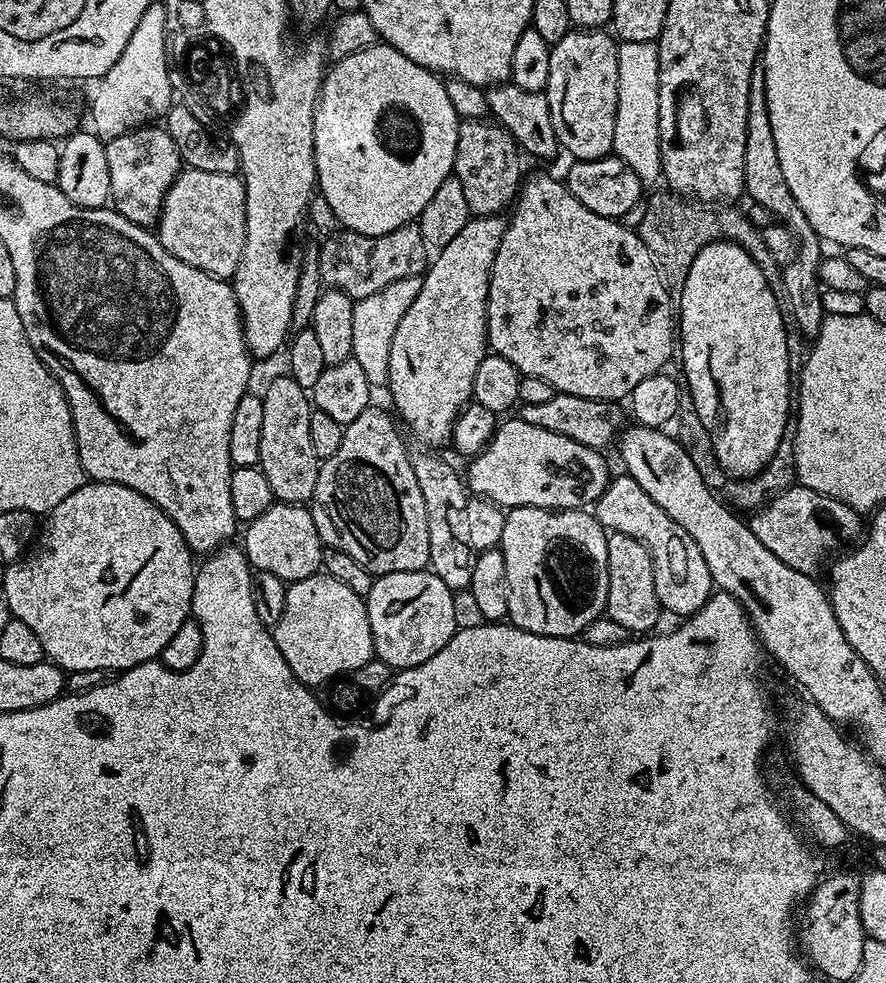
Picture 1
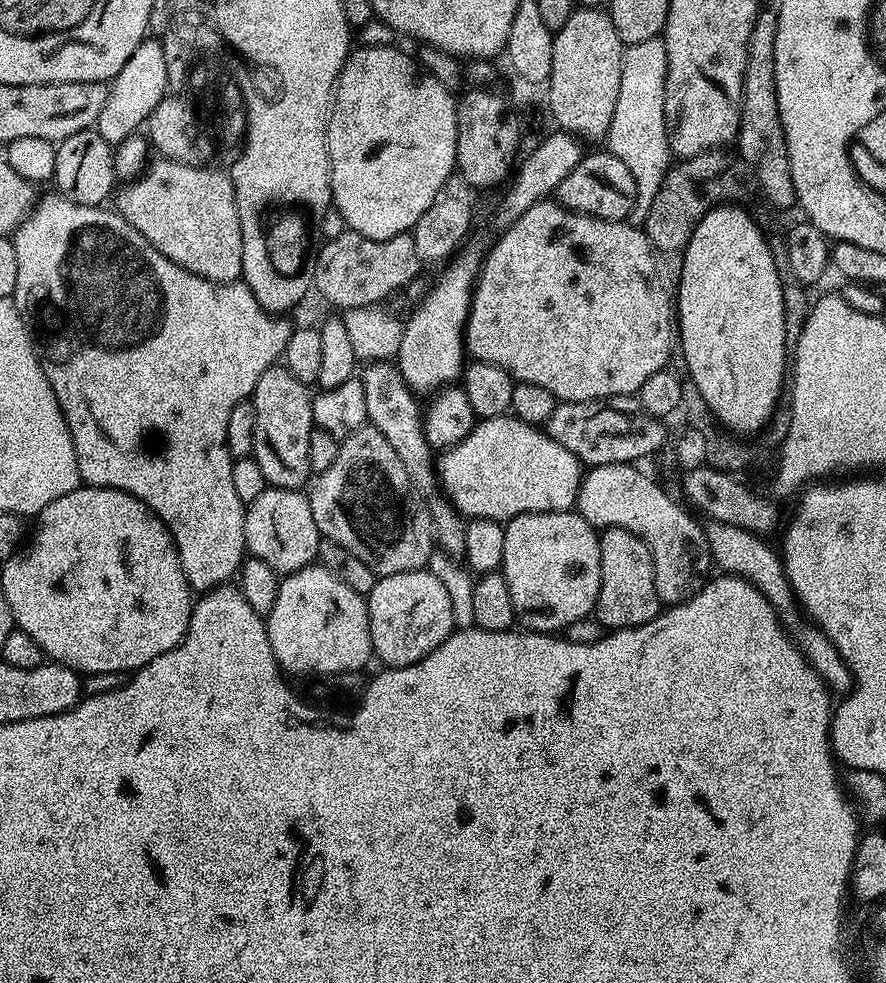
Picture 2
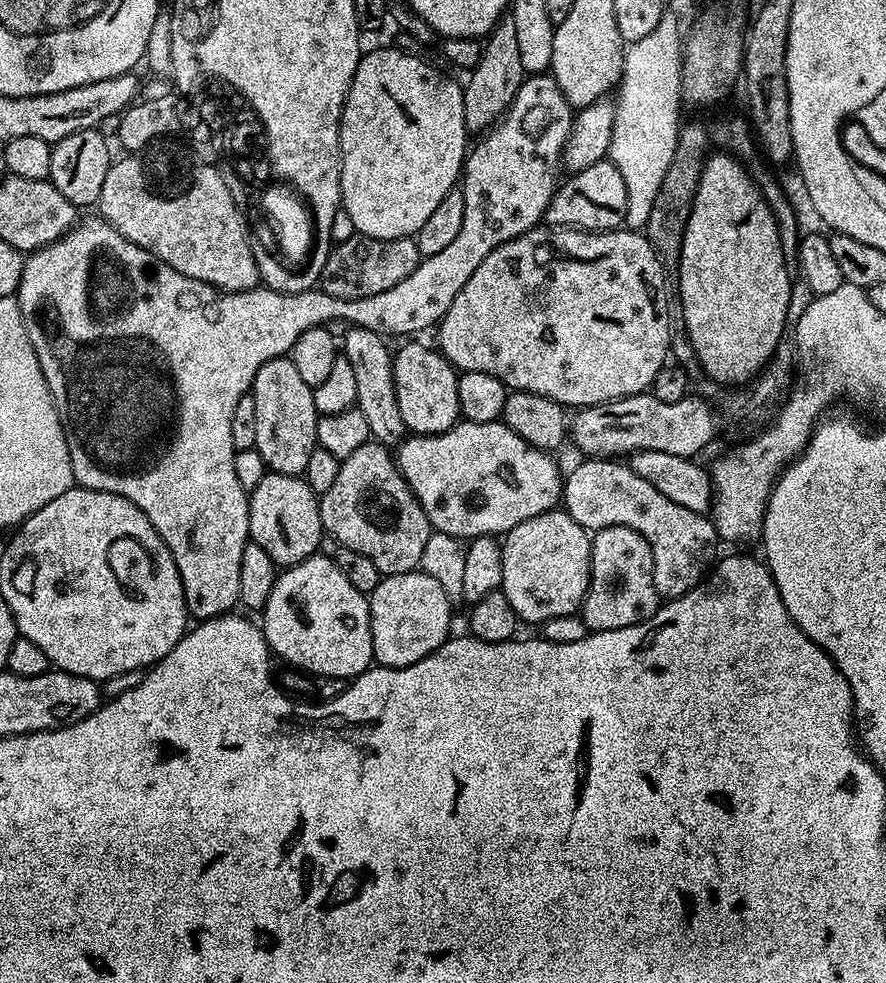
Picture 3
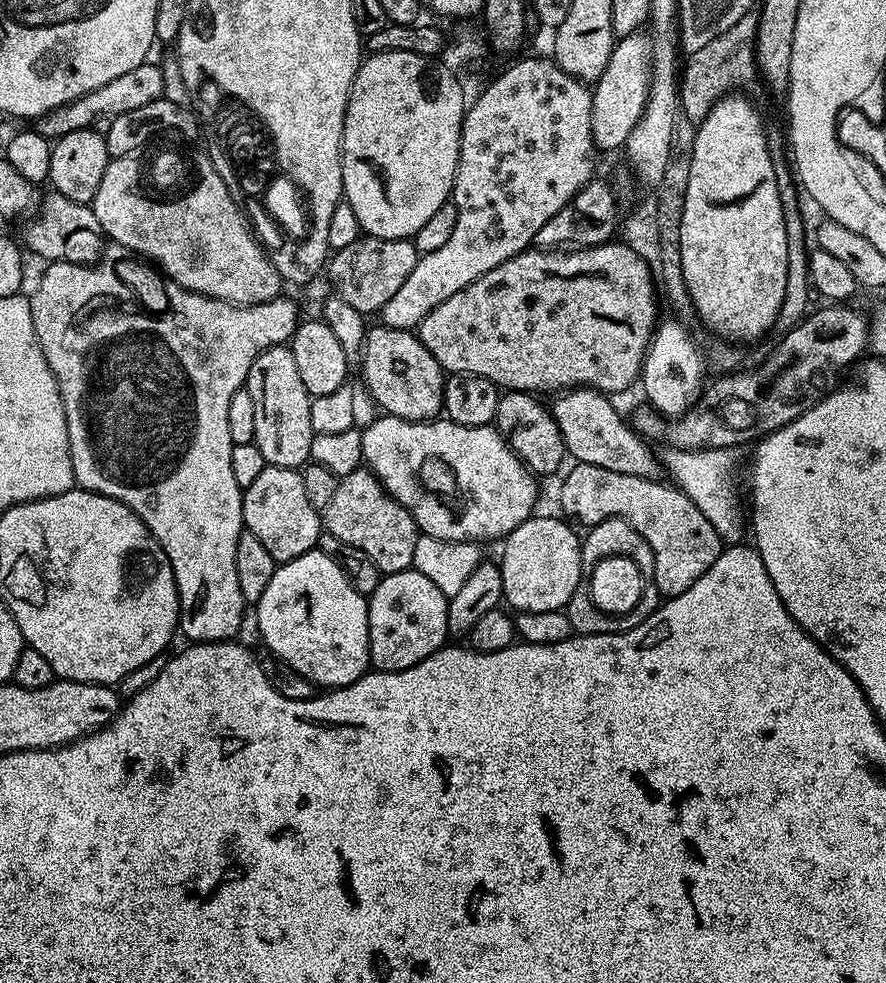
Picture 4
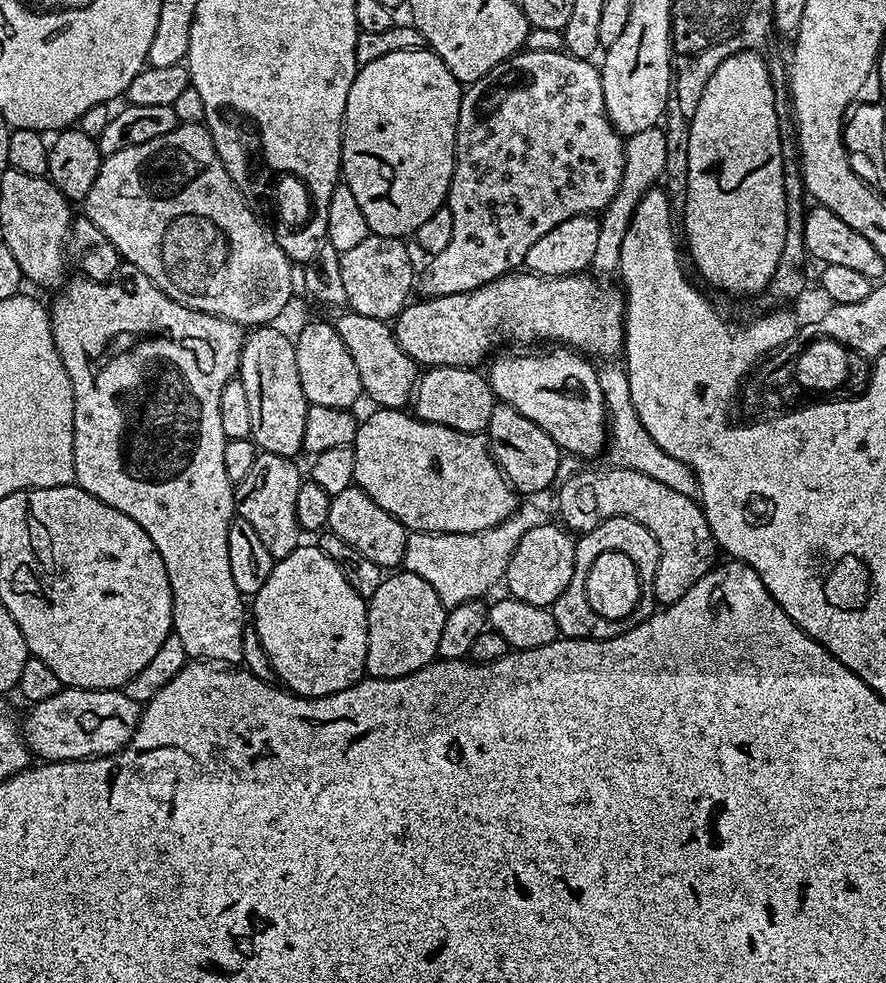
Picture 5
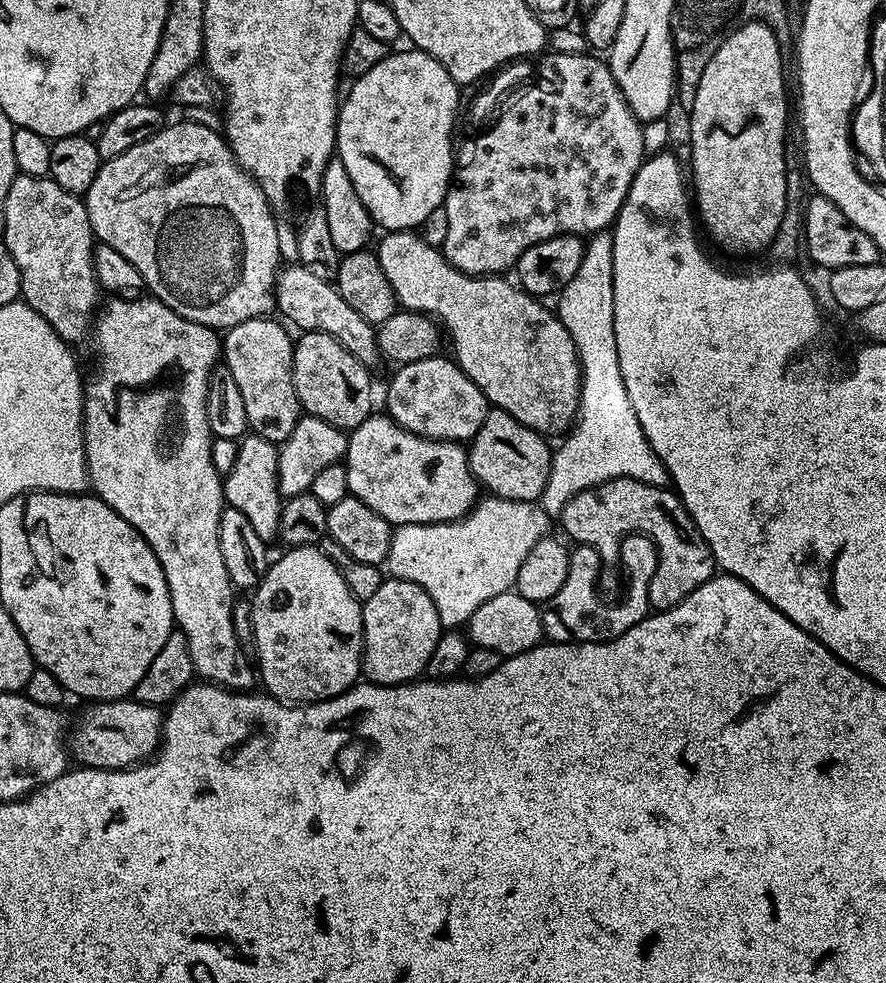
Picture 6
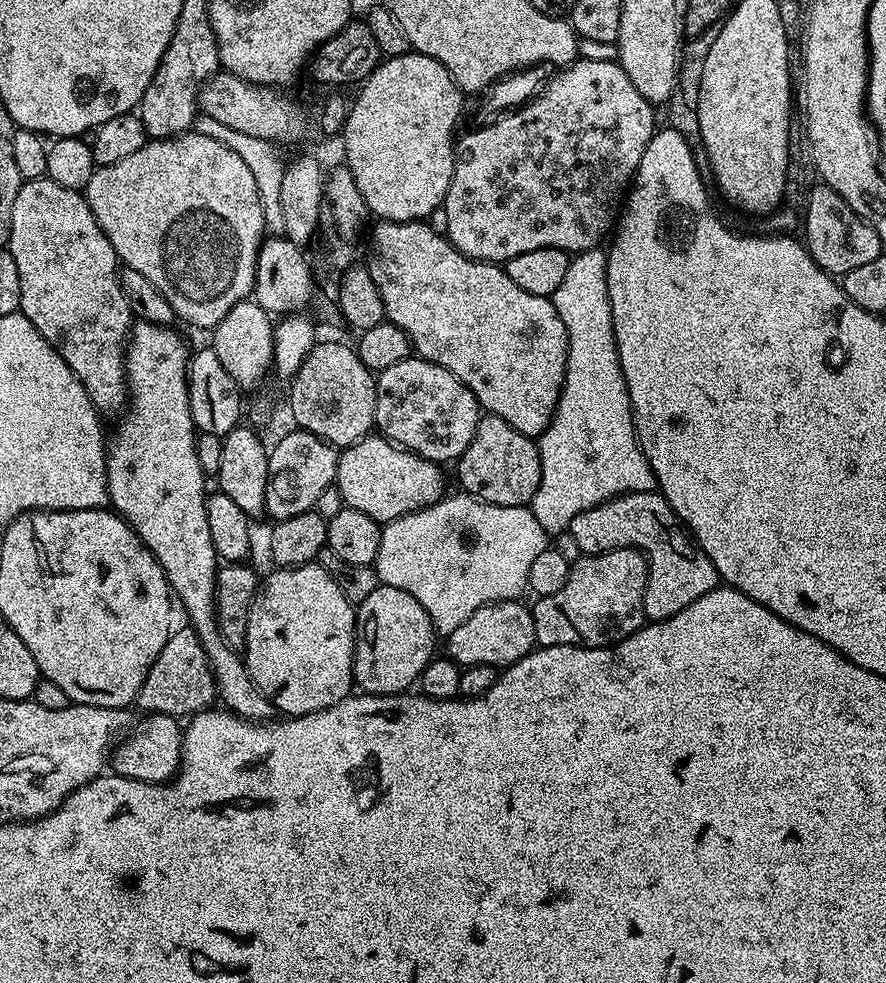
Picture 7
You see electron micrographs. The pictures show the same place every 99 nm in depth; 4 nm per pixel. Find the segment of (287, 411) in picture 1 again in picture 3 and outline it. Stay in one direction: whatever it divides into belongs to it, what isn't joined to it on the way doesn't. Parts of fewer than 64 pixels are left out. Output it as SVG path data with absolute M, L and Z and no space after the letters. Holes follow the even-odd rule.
M279 356L258 370L252 383L251 396L258 410L258 438L256 452L262 454L268 472L303 477L306 462L316 447L318 413L314 406L312 388L302 382L294 362Z

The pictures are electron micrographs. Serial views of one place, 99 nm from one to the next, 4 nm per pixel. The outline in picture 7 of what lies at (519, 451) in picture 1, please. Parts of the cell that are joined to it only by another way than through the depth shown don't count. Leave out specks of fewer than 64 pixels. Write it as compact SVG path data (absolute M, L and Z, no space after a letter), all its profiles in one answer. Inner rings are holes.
M379 434L365 436L343 449L339 457L334 486L342 494L344 507L362 510L362 514L370 514L375 520L397 520L420 508L437 504L445 495L441 465L407 452Z

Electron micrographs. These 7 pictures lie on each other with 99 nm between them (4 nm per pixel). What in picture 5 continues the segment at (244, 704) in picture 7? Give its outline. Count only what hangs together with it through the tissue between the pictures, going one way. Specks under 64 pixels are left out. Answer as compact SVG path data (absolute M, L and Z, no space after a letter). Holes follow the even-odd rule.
M69 279L55 293L56 301L50 304L54 346L58 346L62 366L66 366L66 374L70 374L70 386L74 390L75 483L82 490L94 494L94 498L106 502L106 506L114 506L114 510L122 510L122 514L134 518L134 522L138 522L138 526L142 526L146 534L150 534L150 542L154 542L158 554L162 554L162 562L166 566L166 574L172 587L172 630L182 641L188 657L196 662L215 662L220 666L239 665L242 661L242 634L246 627L246 600L241 596L238 586L234 586L234 578L230 575L230 546L226 546L230 522L236 511L236 494L232 480L226 478L225 451L228 437L222 430L220 407L222 389L240 371L245 329L241 325L231 324L229 320L183 308L166 294L155 290L131 292L130 289L116 284L117 282L79 279Z

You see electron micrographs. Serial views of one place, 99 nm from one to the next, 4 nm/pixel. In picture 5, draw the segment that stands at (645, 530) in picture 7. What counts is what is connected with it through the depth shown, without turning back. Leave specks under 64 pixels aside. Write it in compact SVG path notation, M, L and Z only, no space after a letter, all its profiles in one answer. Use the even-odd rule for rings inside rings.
M623 466L607 467L596 468L593 472L577 470L563 481L564 485L559 485L560 497L556 504L564 519L563 527L583 534L598 526L600 520L611 516L625 516L634 518L634 522L642 522L642 526L654 534L660 551L658 570L652 583L656 599L664 606L678 602L678 598L682 598L694 582L713 571L717 563L716 539L706 522L703 508L692 496L678 494L678 490L654 482L654 478L646 478L646 474L638 470Z

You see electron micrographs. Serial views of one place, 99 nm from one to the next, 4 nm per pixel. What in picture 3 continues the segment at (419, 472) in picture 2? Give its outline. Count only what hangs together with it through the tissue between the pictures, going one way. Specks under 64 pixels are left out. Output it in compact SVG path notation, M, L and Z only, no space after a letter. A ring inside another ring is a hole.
M352 326L347 331L344 340L342 336L342 354L354 369L354 379L358 386L355 407L362 410L372 436L379 443L385 446L399 445L405 439L406 429L402 422L402 413L398 411L398 394L394 394L393 349L388 349L389 341L374 330Z

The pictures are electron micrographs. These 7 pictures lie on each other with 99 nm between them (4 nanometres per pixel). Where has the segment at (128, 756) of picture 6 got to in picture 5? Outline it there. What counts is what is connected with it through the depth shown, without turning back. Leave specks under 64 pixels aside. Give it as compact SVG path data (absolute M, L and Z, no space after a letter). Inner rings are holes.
M61 687L58 694L53 694L42 702L27 709L28 717L22 720L22 735L29 753L44 762L58 760L90 760L94 756L108 756L125 748L140 721L141 705L135 704L122 690L94 690L93 688Z

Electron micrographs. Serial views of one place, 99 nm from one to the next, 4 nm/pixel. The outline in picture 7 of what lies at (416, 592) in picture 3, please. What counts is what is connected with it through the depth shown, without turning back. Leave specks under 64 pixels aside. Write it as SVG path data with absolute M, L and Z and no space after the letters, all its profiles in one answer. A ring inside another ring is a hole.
M381 584L356 608L356 649L352 655L352 678L355 687L361 693L370 696L394 696L419 681L424 667L434 658L432 647L436 644L438 633L432 627L430 618L422 606L418 606L418 598L410 598L406 590L398 590L389 584Z

